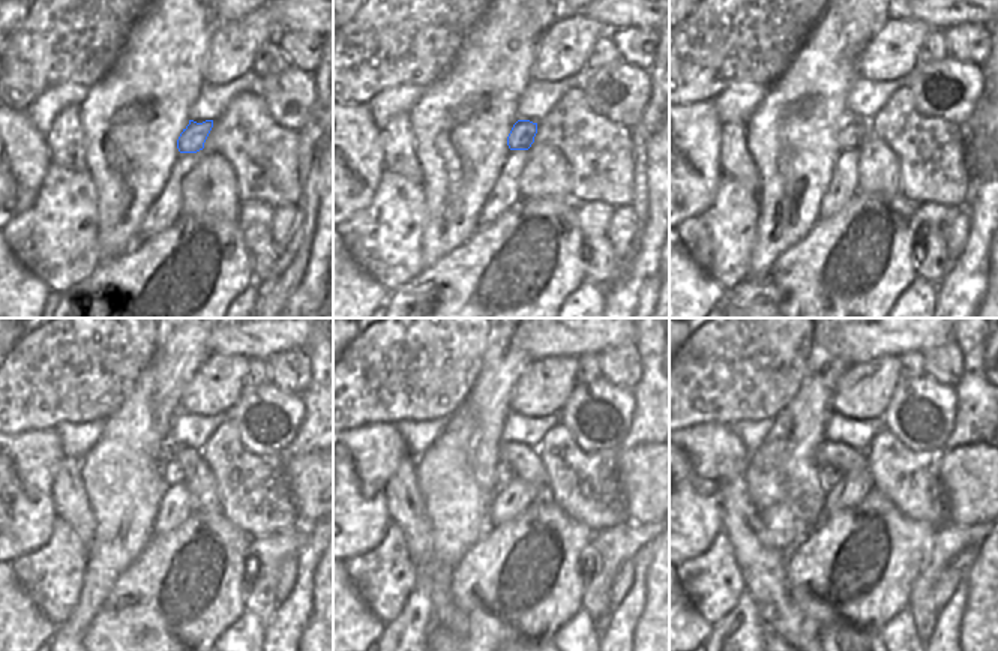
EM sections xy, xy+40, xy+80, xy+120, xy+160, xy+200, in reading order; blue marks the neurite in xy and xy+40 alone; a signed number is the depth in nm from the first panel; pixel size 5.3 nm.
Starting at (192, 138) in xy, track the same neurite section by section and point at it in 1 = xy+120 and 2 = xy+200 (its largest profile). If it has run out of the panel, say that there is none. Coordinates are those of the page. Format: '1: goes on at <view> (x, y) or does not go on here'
1: goes on at xy+120 (171, 473)
2: goes on at xy+200 (829, 474)

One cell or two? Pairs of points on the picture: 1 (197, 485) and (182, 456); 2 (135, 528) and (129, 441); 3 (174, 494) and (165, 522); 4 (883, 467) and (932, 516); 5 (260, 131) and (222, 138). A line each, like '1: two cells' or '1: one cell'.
1: one cell
2: one cell
3: one cell
4: one cell
5: one cell

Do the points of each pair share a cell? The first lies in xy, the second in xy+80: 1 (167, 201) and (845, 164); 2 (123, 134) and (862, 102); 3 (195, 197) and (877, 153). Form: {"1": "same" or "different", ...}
{"1": "same", "2": "different", "3": "same"}

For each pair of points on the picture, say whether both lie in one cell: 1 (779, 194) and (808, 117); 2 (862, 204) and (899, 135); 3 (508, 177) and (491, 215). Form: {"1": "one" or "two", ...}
{"1": "one", "2": "two", "3": "one"}

